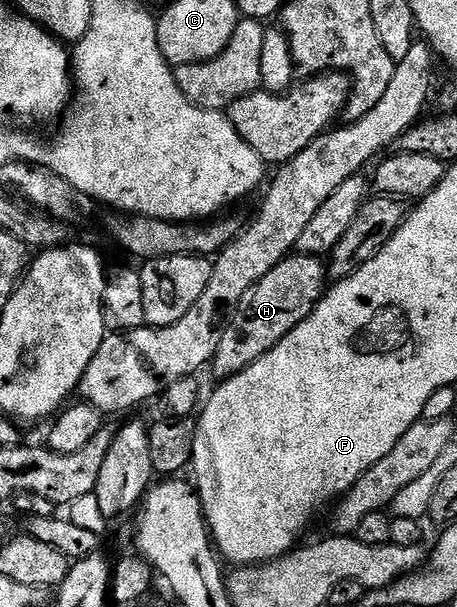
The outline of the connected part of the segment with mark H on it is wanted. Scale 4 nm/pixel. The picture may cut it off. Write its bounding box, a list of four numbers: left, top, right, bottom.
[210,253,326,381]

